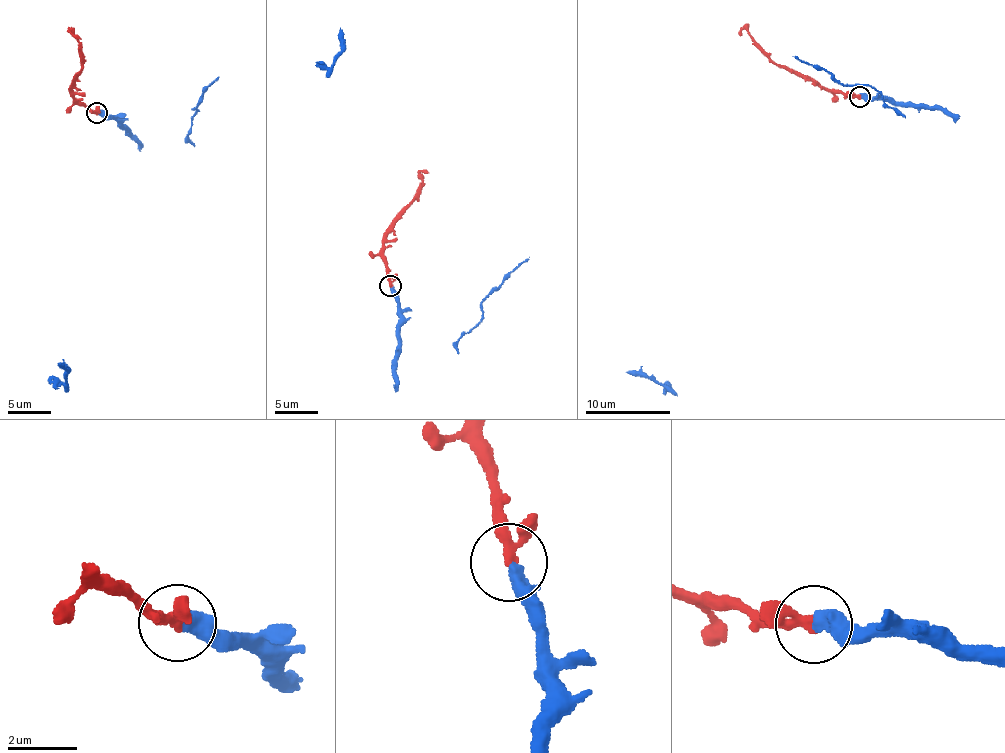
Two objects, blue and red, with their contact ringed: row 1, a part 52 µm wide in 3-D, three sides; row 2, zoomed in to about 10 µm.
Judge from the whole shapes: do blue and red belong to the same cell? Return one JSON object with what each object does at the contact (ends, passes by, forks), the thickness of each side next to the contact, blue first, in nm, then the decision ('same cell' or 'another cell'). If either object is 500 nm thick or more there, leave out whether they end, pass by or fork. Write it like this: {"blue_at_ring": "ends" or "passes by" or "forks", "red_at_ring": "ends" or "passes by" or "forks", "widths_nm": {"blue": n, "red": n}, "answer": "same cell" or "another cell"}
{"blue_at_ring": "ends", "red_at_ring": "passes by", "widths_nm": {"blue": 440, "red": 240}, "answer": "same cell"}

